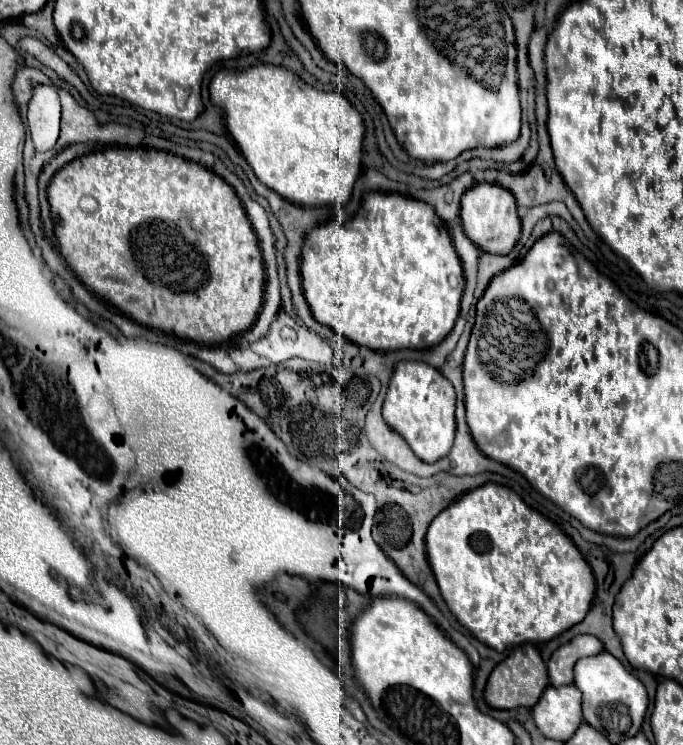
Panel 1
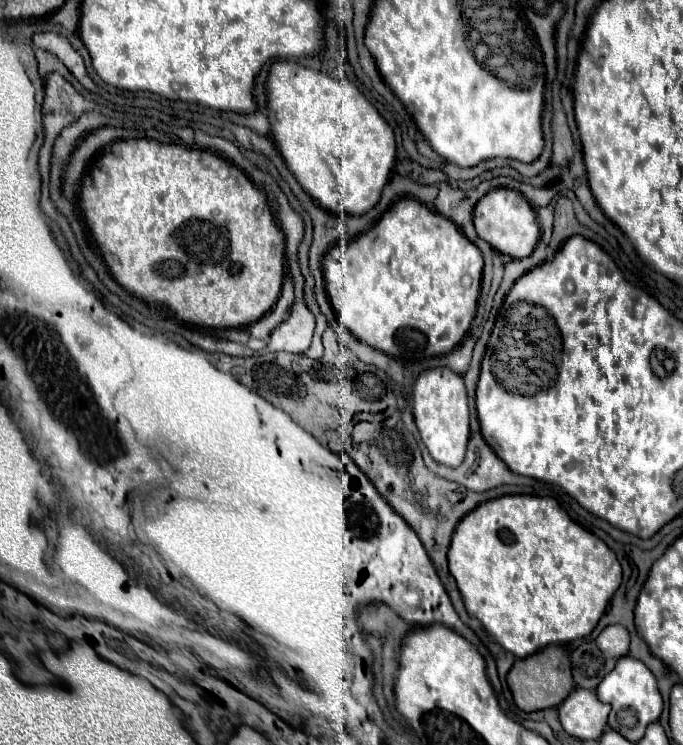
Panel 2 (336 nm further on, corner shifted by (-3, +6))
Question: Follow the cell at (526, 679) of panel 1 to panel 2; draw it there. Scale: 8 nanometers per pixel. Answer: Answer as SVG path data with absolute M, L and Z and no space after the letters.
M547 646L545 650L533 654L529 658L515 660L513 668L507 674L507 684L513 692L515 704L523 712L537 712L537 710L545 710L545 708L555 708L575 688L573 674L571 674L571 660L563 648Z

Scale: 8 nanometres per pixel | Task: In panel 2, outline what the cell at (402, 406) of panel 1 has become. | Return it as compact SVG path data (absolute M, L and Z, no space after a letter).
M433 368L421 372L413 388L413 416L433 460L445 466L459 466L465 460L469 442L469 408L463 378L449 368Z

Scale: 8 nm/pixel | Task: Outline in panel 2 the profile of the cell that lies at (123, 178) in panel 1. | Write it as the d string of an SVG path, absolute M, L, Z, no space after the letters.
M129 138L129 140L117 140L109 146L109 150L99 158L95 168L91 170L91 176L81 184L81 208L85 214L85 222L89 230L93 232L93 238L99 244L99 250L115 276L115 280L137 298L145 300L147 304L165 304L169 306L175 316L183 322L209 326L209 328L239 328L257 322L261 316L265 316L273 304L277 302L281 294L283 284L283 260L285 260L285 236L281 228L277 226L271 206L267 202L267 196L263 190L259 190L247 176L241 172L235 164L227 162L225 158L201 150L201 148L183 148L179 144L161 144L157 140L149 138Z

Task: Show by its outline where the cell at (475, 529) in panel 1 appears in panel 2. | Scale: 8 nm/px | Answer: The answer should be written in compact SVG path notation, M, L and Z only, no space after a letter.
M501 496L501 498L495 498L495 500L489 500L481 506L477 506L473 512L469 512L459 524L457 524L457 530L453 534L453 540L451 540L451 548L449 548L449 570L459 586L459 592L465 600L465 606L467 606L467 612L471 616L475 616L483 626L485 630L505 648L509 650L511 654L515 654L517 658L525 658L525 656L531 656L539 650L543 650L545 646L549 644L565 644L565 642L573 642L573 640L579 640L579 638L585 638L593 632L593 628L597 626L599 618L603 616L611 596L615 594L615 590L619 588L621 584L621 564L615 556L615 552L597 536L593 536L591 532L587 532L585 528L581 528L579 524L575 524L567 512L559 506L559 502L555 498L539 498L539 496Z

